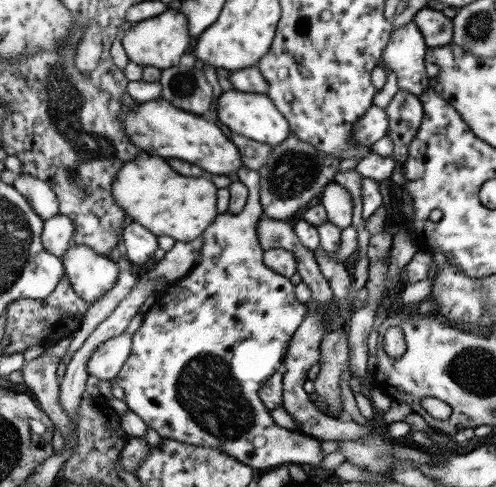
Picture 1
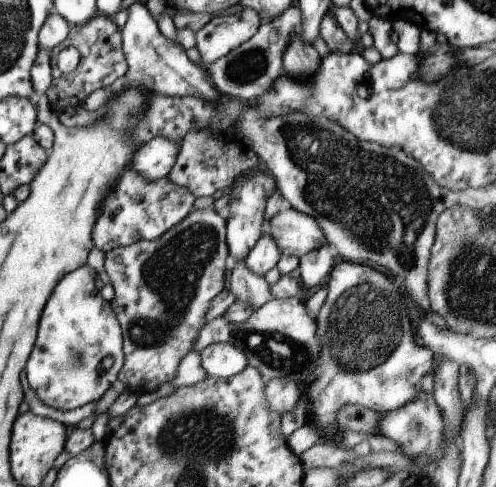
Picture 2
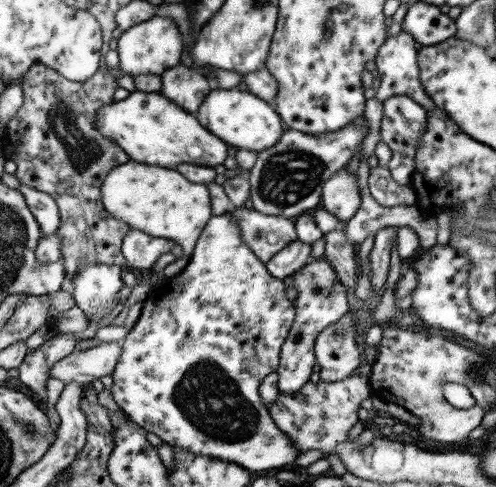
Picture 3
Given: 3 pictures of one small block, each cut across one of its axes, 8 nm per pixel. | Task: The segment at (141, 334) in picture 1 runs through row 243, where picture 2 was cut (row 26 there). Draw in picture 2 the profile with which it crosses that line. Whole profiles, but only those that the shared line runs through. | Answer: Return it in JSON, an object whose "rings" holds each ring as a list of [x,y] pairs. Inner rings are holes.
{"rings":[[[245,8],[233,16],[213,18],[195,32],[195,48],[201,54],[203,64],[211,64],[243,42],[249,42],[259,26],[261,20],[251,8]]]}

